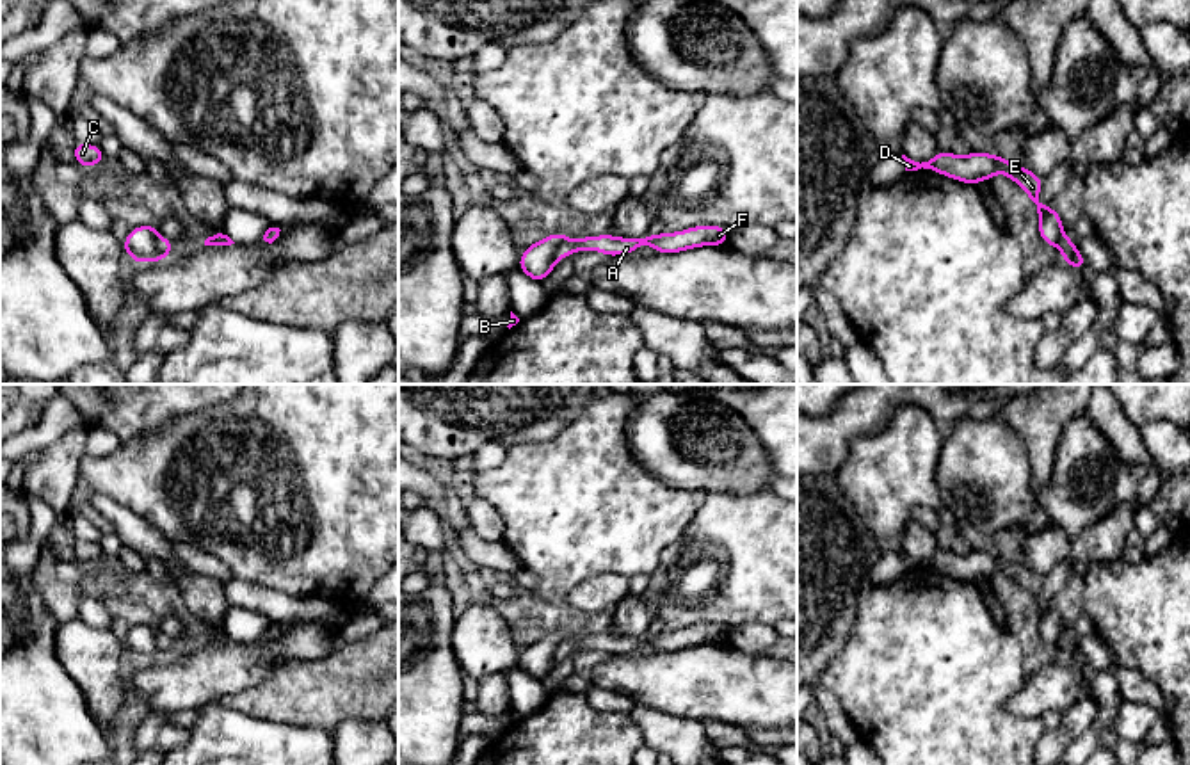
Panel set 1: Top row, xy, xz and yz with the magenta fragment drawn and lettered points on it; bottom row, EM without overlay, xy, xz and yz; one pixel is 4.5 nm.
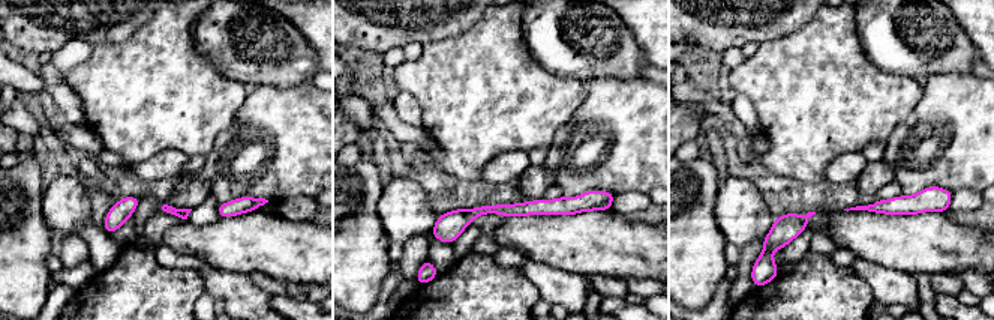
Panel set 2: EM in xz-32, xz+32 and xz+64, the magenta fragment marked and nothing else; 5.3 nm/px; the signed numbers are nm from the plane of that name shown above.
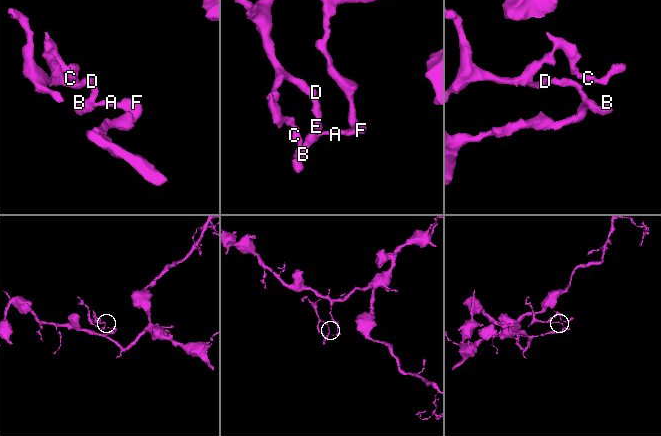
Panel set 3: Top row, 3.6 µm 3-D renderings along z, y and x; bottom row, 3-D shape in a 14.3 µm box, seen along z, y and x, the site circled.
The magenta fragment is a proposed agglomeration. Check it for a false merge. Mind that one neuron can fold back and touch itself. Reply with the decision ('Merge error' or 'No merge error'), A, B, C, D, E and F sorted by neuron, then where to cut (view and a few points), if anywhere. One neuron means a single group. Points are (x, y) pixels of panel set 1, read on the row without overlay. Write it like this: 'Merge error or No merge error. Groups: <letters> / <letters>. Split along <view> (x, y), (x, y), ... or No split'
Merge error. Groups: A F / B C D E. Split along xy (159, 636), (159, 646), (166, 655)

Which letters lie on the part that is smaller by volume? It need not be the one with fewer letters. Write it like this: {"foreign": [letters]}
{"foreign": ["B", "C", "D", "E"]}

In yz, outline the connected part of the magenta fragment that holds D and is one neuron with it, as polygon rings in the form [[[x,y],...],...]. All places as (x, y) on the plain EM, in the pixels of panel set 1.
[[[937,550],[929,560],[914,560],[902,553],[905,569],[932,568],[943,575],[955,576],[959,580],[977,584],[980,578],[991,580],[998,571],[1003,571],[1014,578],[1030,596],[1039,610],[1039,633],[1041,637],[1058,646],[1064,660],[1073,667],[1081,669],[1087,662],[1074,640],[1062,632],[1064,621],[1060,614],[1049,605],[1037,600],[1042,587],[1042,576],[1030,571],[1025,564],[1012,562],[998,553],[973,550],[968,555],[957,555],[952,550]]]

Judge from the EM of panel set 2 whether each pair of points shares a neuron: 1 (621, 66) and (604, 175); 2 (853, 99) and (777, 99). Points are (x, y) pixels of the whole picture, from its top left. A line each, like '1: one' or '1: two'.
1: two
2: one

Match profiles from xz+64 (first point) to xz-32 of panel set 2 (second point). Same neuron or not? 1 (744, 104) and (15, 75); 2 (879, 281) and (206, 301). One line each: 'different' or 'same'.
1: same
2: different

